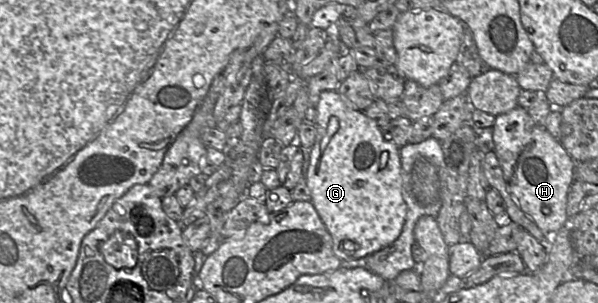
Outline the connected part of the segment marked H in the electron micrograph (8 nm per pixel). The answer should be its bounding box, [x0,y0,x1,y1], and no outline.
[493,106,576,235]

